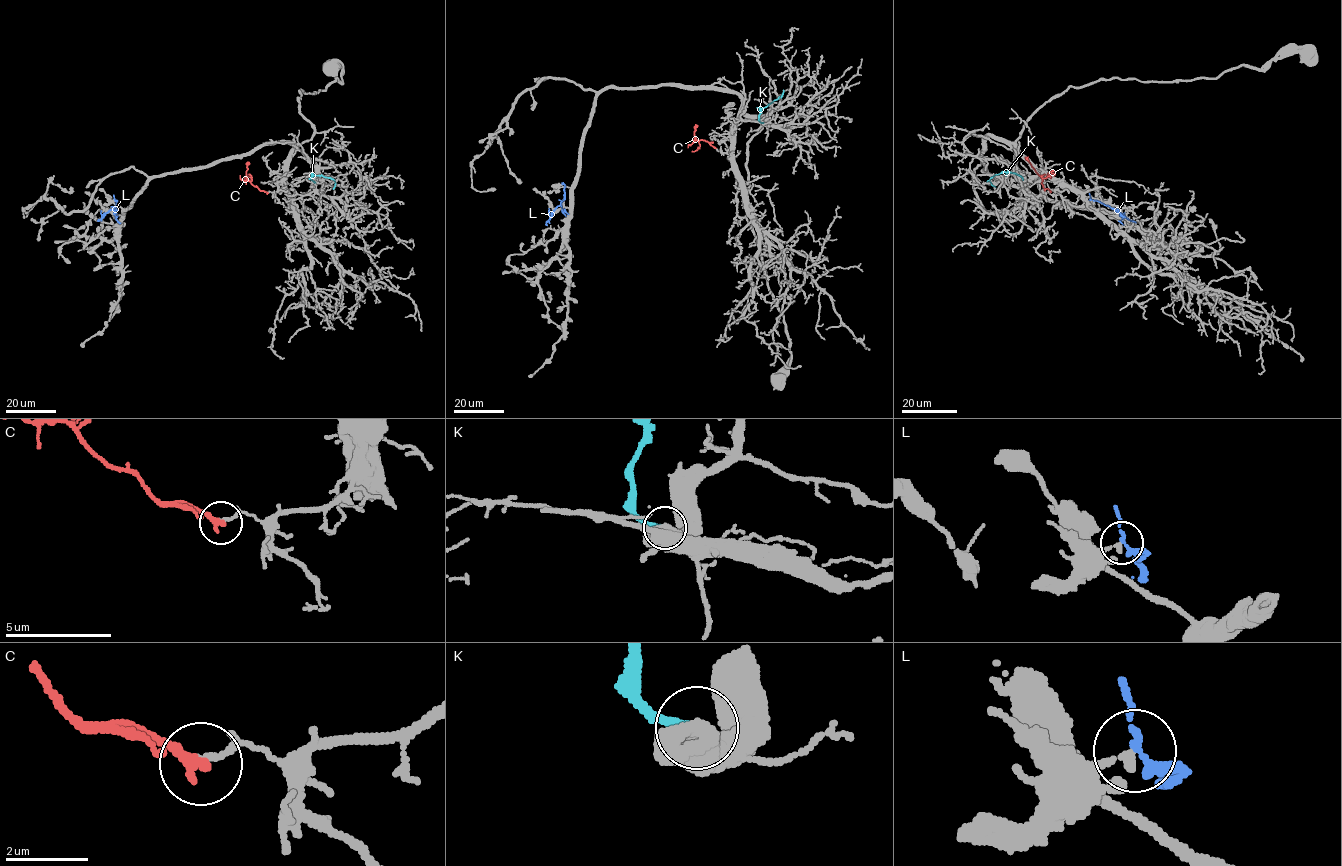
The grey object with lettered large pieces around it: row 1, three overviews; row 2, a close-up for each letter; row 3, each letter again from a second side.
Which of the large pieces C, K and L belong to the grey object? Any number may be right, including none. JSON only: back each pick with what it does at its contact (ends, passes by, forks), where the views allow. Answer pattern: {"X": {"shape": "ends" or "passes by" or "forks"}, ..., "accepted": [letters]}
{"accepted": []}

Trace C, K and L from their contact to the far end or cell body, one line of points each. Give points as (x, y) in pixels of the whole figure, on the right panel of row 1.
C: (1051, 191), (1044, 188), (1042, 178), (1024, 157)
K: (1023, 179), (1002, 172), (989, 181), (995, 187)
L: (1090, 198), (1136, 222)

